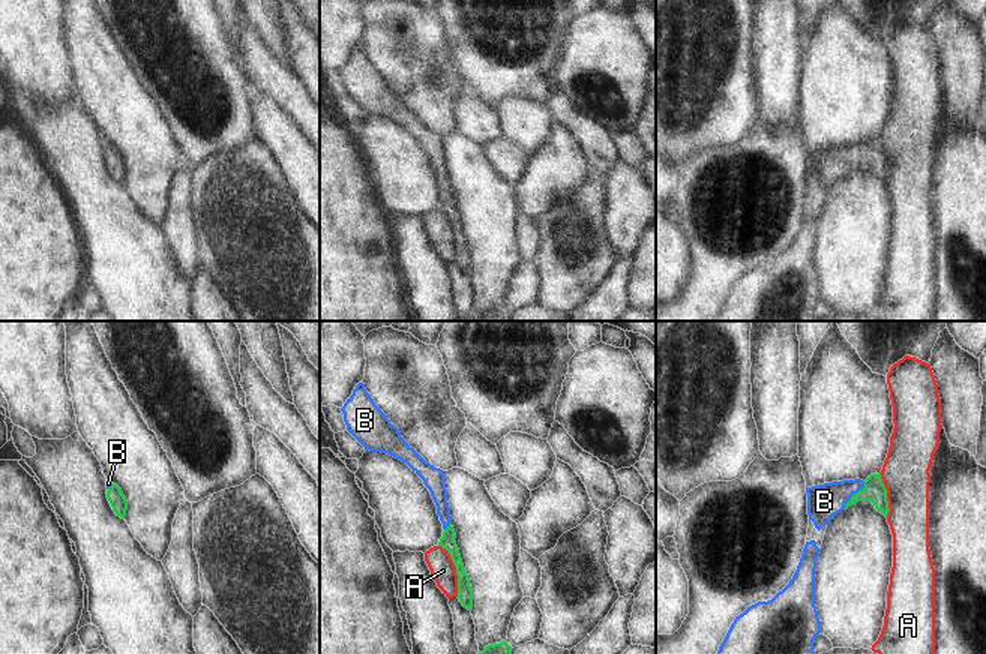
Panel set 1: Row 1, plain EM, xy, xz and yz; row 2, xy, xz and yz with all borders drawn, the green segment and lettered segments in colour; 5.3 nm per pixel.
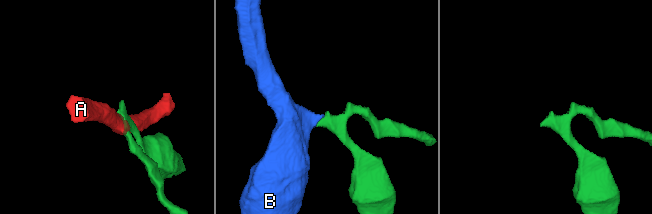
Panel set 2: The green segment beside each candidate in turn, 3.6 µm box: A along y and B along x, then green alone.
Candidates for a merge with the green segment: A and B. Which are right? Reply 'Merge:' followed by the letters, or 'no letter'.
Merge: B

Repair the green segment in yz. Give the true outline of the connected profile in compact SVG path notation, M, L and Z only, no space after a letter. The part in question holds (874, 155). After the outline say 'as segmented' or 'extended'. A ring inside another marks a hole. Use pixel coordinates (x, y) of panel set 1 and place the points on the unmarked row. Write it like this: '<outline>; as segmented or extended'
M870 138L864 146L855 142L806 150L806 158L809 184L818 195L828 189L833 180L858 165L870 165L885 182L890 176L881 138Z; extended

